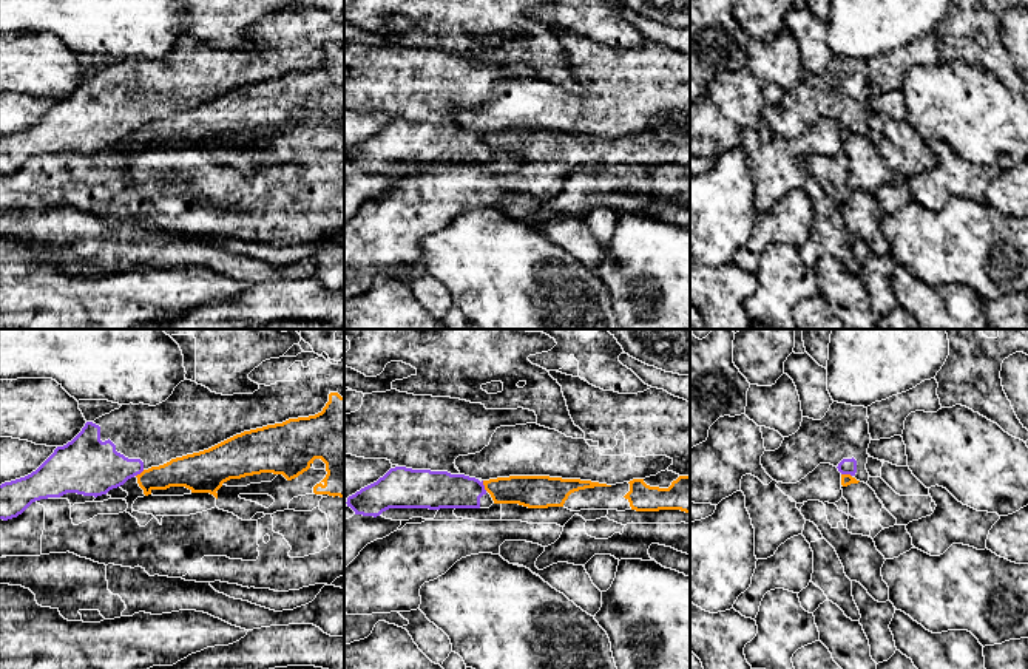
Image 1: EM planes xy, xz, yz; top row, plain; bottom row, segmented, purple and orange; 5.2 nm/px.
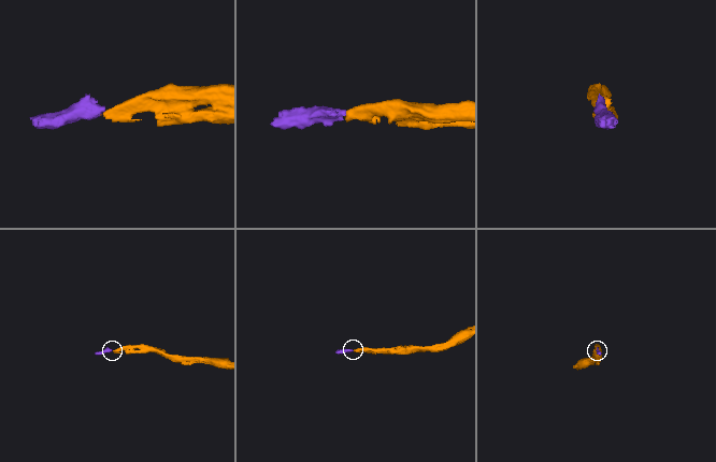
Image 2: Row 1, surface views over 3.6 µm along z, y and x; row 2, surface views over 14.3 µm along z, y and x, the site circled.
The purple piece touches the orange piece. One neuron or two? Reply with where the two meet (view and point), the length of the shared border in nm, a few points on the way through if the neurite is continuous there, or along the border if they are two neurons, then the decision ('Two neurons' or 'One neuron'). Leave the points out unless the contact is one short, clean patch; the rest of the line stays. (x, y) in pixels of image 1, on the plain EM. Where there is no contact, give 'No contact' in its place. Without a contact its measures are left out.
Touches purple at xz (483, 139). Shared border 60 nm. Boundary: xz (482, 135), (486, 144). Two neurons

